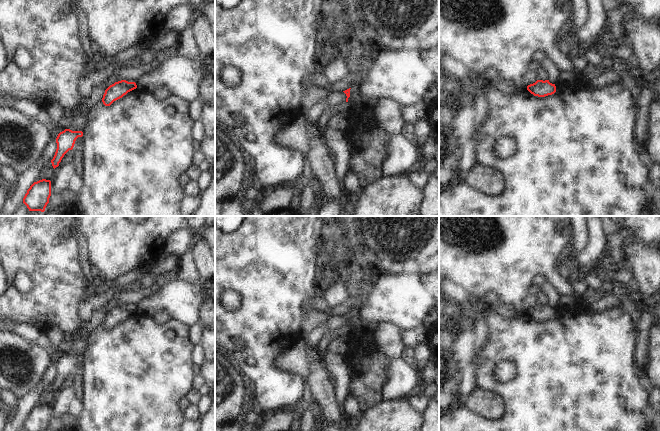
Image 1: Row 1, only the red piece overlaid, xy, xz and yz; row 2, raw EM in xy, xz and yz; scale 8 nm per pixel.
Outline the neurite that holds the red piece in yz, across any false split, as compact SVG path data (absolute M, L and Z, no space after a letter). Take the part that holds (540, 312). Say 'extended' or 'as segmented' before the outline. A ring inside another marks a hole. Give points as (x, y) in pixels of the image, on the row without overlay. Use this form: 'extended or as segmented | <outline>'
as segmented | M537 304L535 307L528 309L527 314L534 320L545 321L554 318L556 310L550 307L549 304Z

